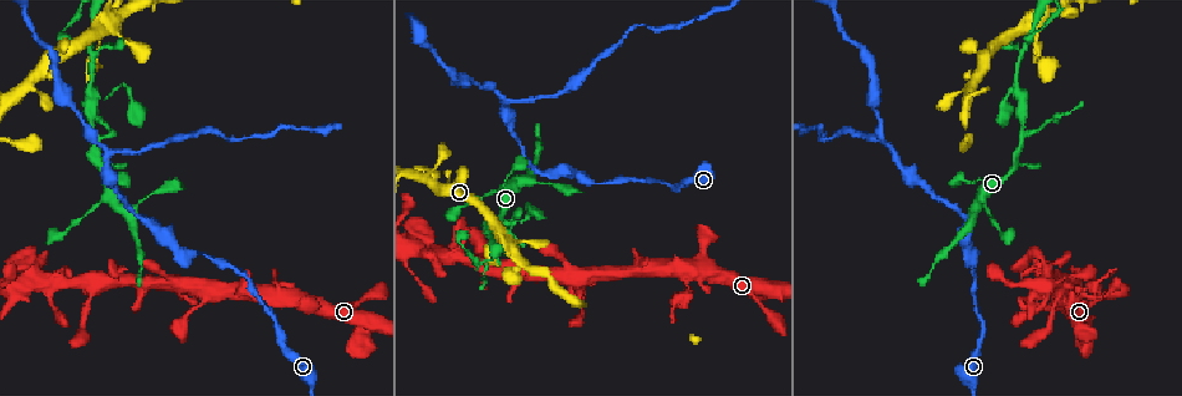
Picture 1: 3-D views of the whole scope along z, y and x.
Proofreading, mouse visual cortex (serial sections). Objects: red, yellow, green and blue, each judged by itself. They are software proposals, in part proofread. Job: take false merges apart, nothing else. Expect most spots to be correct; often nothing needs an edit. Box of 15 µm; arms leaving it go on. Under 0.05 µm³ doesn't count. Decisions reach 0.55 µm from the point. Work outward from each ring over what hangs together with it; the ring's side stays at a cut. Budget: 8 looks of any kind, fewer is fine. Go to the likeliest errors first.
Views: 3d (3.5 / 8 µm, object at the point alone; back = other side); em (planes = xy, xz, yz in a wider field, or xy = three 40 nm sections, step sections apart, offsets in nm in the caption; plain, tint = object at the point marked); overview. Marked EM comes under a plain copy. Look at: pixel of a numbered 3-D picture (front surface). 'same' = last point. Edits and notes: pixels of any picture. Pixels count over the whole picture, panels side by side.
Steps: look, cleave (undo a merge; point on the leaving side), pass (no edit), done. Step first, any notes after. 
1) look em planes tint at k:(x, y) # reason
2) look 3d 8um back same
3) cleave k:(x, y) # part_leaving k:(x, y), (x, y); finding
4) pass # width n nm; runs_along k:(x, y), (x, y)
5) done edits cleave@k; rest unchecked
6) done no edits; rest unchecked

look 3d 3.5um at 1:(1042, 17) # four or more arms meet

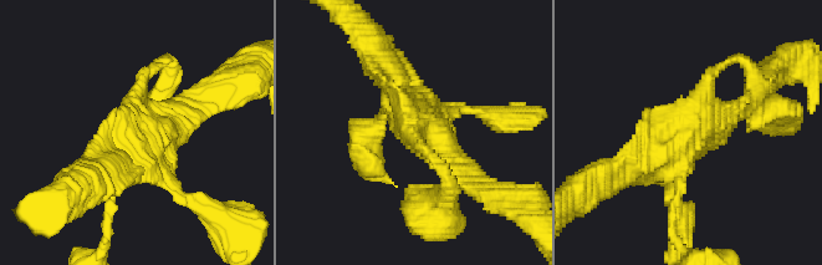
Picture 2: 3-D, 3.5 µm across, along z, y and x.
look em xy step 1 tint at 2:(145, 137)

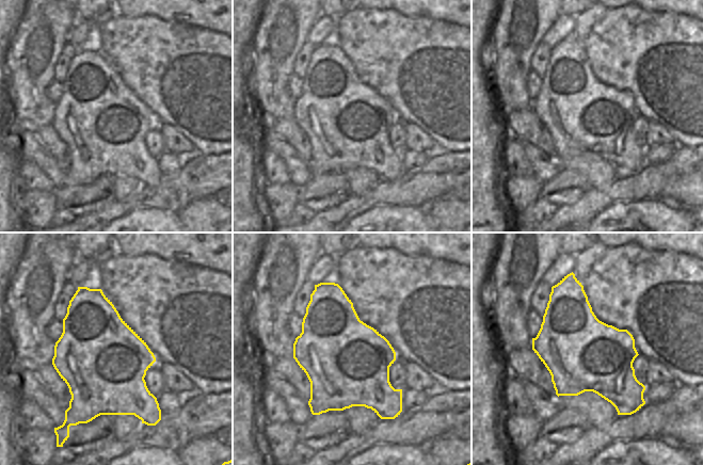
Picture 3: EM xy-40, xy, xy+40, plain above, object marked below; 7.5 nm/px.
pass # runs_along 2:(376, 52), (459, 173); continuous, no second cell

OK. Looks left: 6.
look 3d 3.5um at 1:(1022, 136) # narrows sharply

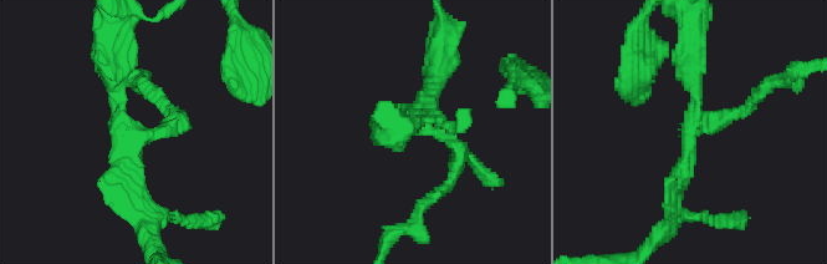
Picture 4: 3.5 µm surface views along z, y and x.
look em xy step 1 tint at 4:(690, 134) # arms 3; arm_widths 200, 200, 300 nm

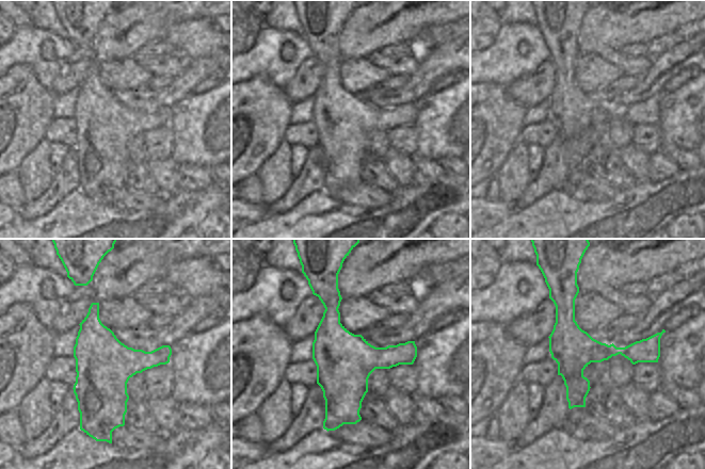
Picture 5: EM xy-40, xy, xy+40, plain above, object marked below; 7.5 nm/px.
pass # runs_along 4:(141, 213), (126, 193), (110, 52); one cell here

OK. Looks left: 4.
look 3d 3.5um at 1:(506, 100) # sharp bend

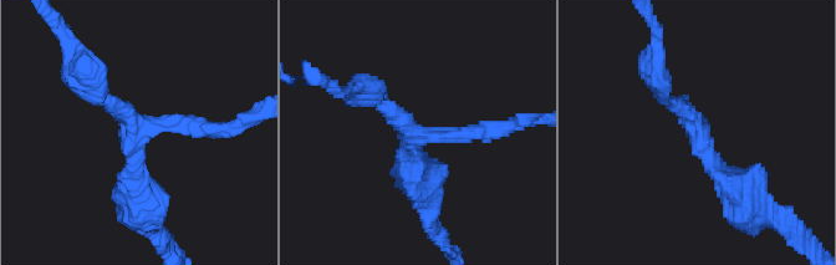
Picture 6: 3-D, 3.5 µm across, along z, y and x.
look em xy step 5 tint at 6:(136, 139) # arms 3; arm_widths 200, 200, 450 nm; shape alone is not enough

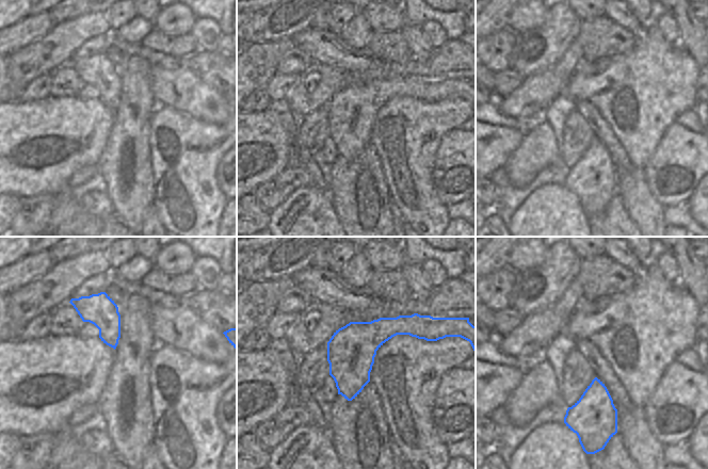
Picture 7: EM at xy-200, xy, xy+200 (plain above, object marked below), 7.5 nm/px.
pass # width 360 nm; runs_along 6:(750, 207), (658, 85); continuous, no second cell

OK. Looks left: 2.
done no edits; rest unchecked

